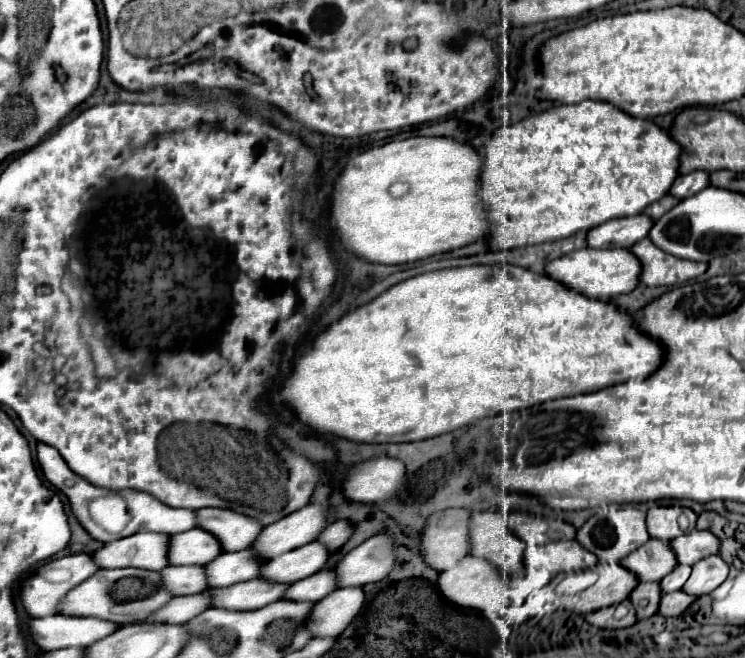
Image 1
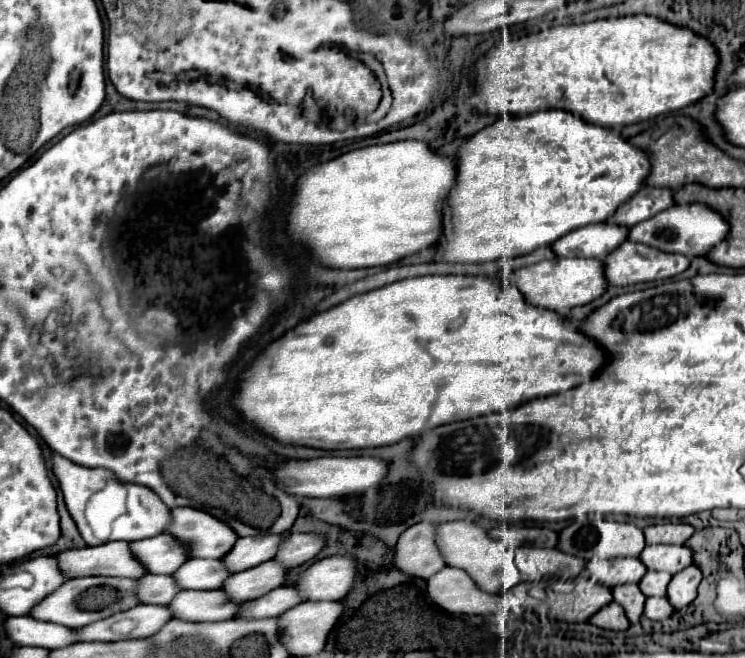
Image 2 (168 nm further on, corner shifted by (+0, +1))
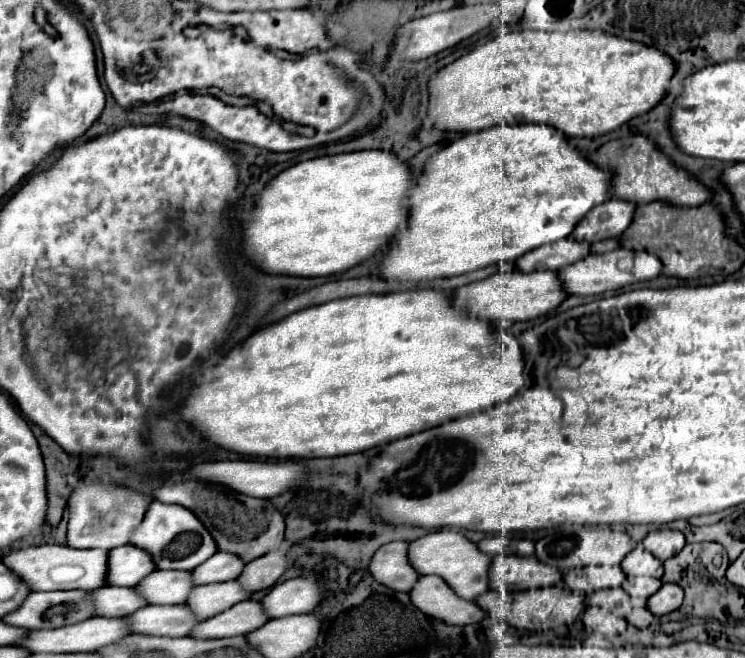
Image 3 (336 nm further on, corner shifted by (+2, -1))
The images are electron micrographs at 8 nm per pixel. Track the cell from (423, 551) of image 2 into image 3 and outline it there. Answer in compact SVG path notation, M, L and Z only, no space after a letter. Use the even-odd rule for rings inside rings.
M392 541L376 551L368 565L368 571L378 583L394 591L412 591L412 587L420 579L420 573L408 559L408 545L408 541Z

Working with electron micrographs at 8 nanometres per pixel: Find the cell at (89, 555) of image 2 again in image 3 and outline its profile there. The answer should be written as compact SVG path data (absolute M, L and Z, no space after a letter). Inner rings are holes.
M58 545L22 547L22 549L8 551L2 561L22 581L26 581L32 591L56 591L56 589L92 591L106 585L106 575L108 575L108 551L100 551L100 549L72 549L72 547L58 547Z

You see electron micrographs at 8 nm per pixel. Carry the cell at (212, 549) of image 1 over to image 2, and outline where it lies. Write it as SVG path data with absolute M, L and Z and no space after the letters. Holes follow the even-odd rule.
M166 533L130 543L130 551L142 561L146 573L154 575L172 575L174 569L188 561L186 553L182 553L182 545L172 537L166 537Z

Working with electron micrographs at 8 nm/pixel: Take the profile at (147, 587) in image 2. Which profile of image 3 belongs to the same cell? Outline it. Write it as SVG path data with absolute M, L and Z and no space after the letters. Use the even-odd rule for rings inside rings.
M100 587L92 591L98 617L126 617L148 605L136 587Z

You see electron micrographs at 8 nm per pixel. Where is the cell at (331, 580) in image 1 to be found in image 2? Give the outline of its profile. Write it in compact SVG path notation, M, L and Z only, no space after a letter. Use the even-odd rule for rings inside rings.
M286 585L286 587L278 587L262 597L258 597L258 599L244 601L234 617L238 617L238 619L278 617L298 603L302 603L302 599L298 597L298 591L292 585Z

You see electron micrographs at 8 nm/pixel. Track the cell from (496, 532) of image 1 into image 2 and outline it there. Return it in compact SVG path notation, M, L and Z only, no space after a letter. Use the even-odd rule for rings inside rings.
M452 521L452 523L444 523L436 527L436 545L438 551L444 559L444 563L448 567L458 567L464 569L472 581L476 581L476 585L488 593L500 593L502 581L496 573L492 573L492 559L500 557L500 553L504 551L504 545L496 539L490 539L486 535L484 529L480 529L476 523L472 521Z

